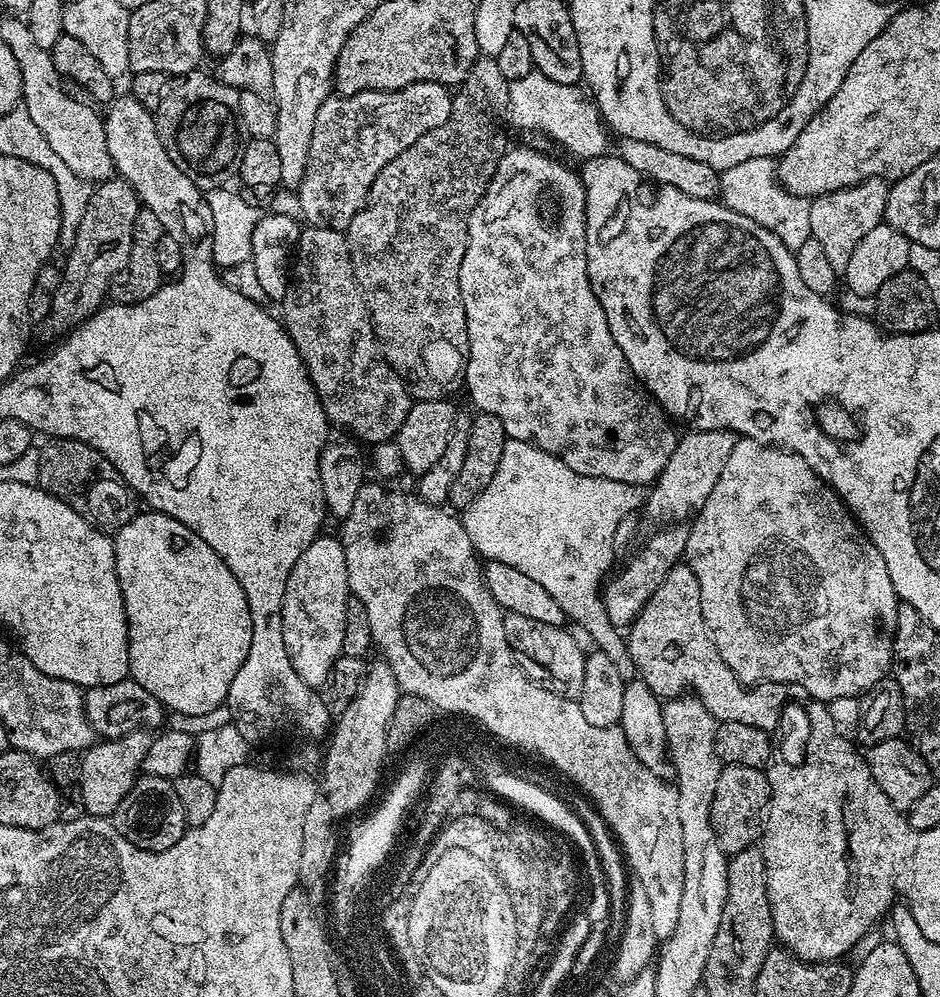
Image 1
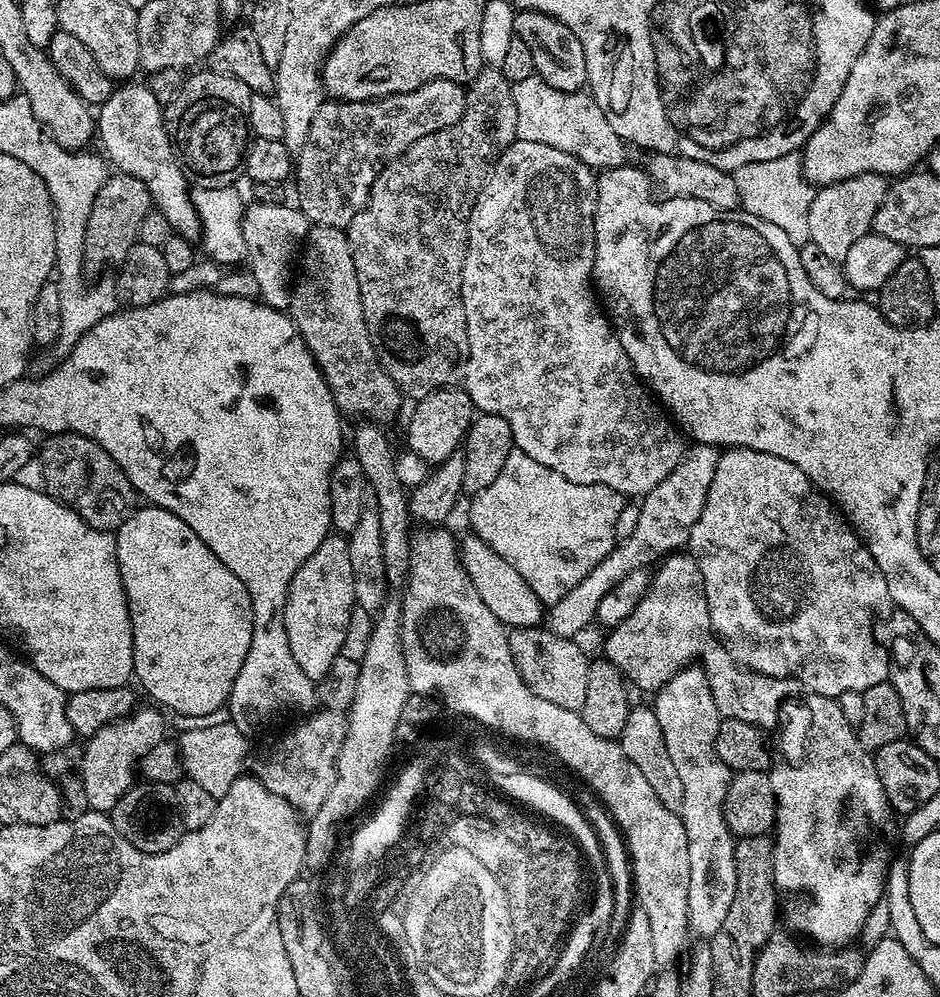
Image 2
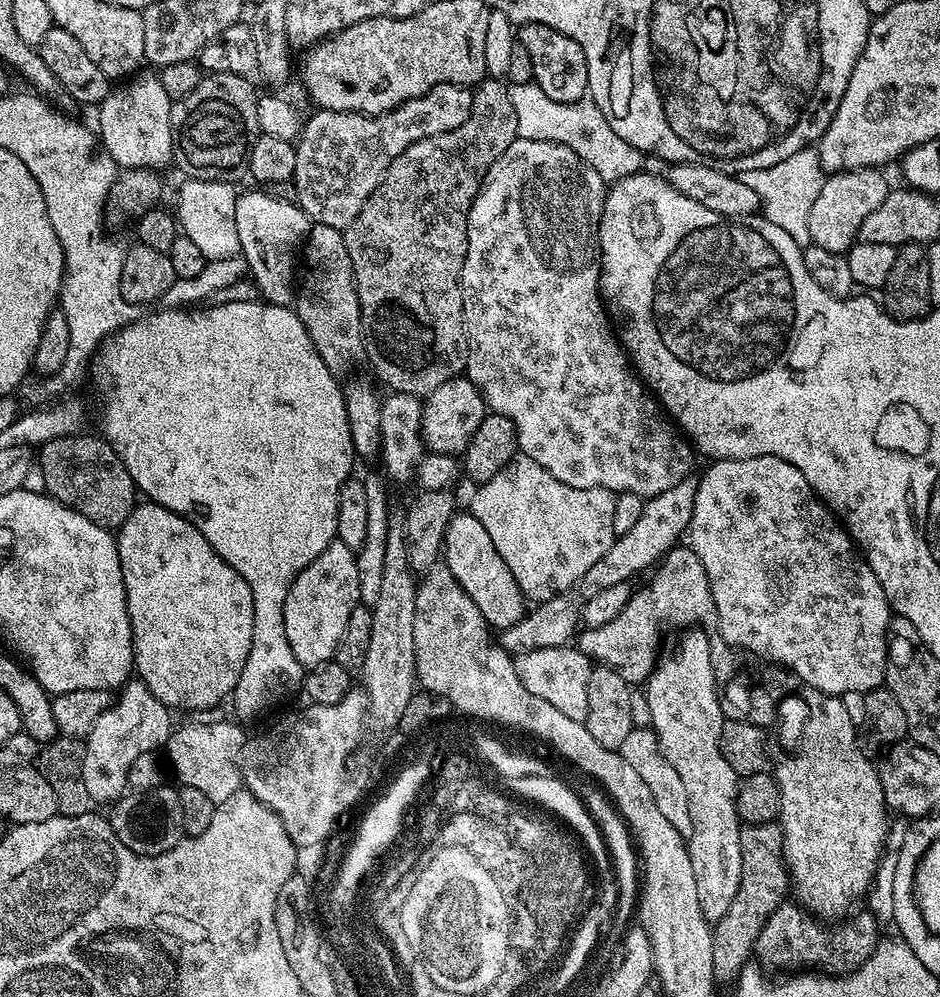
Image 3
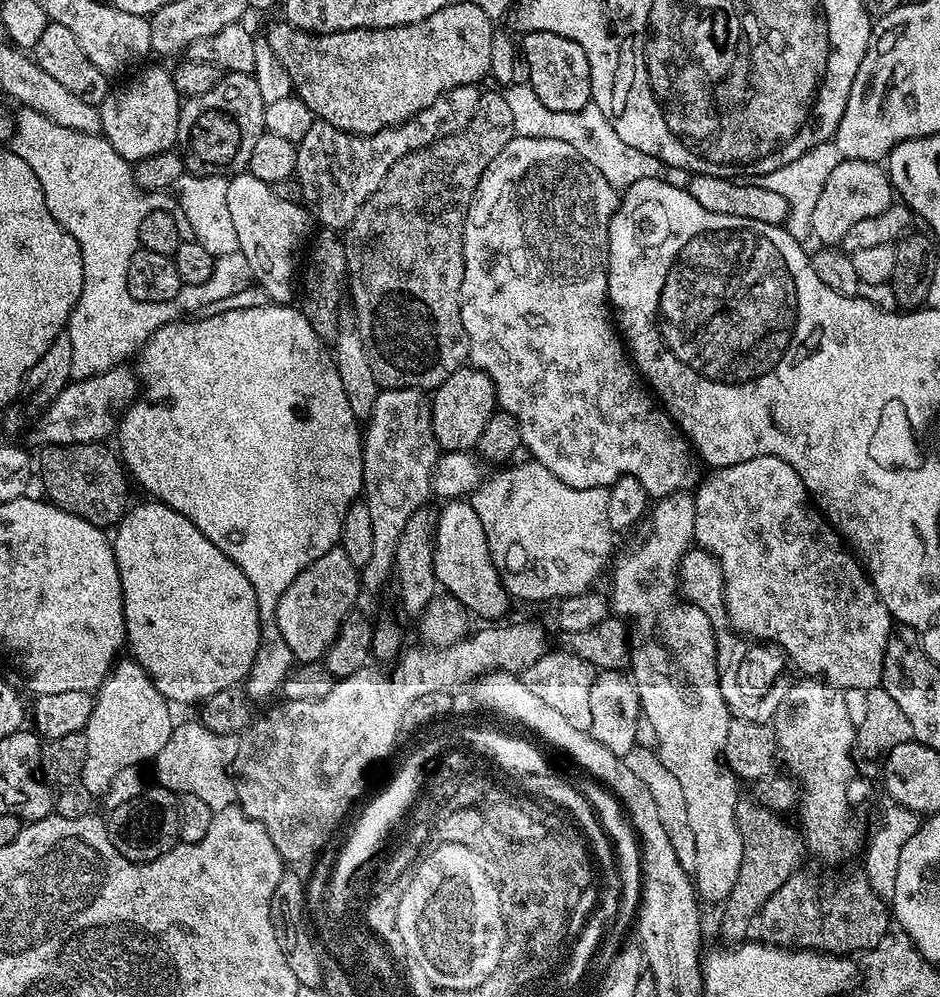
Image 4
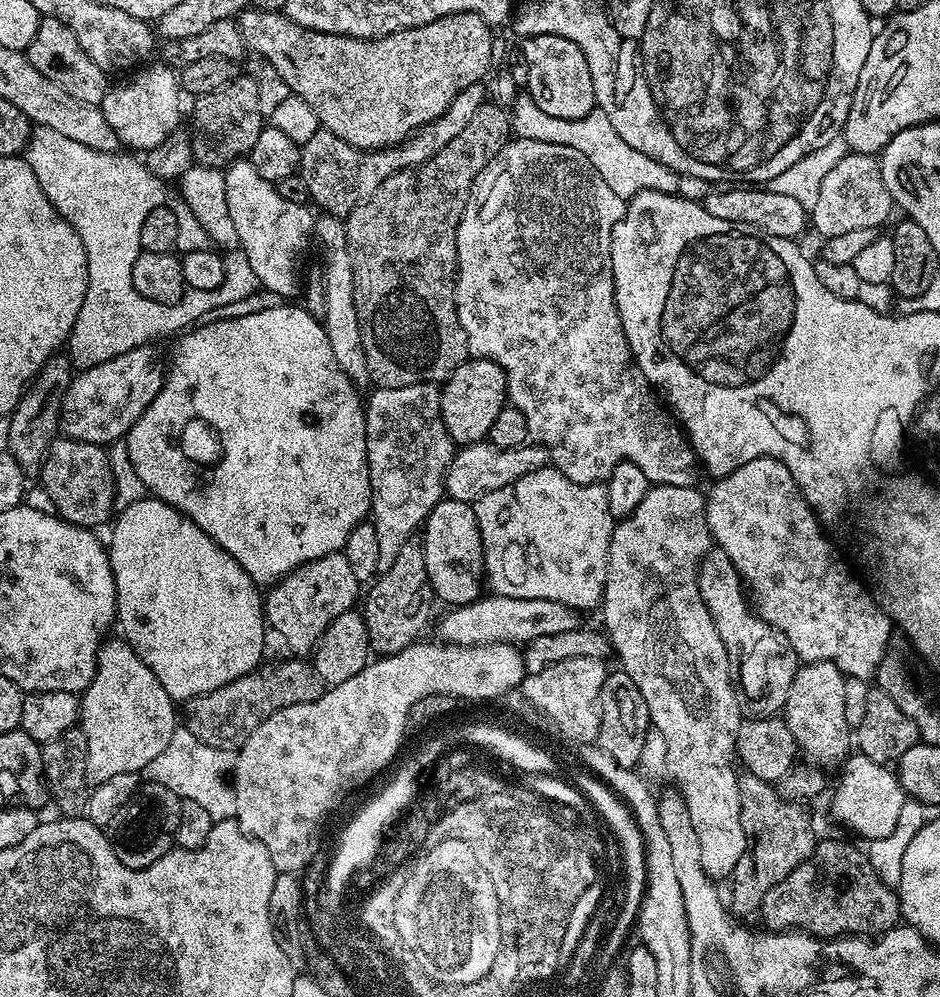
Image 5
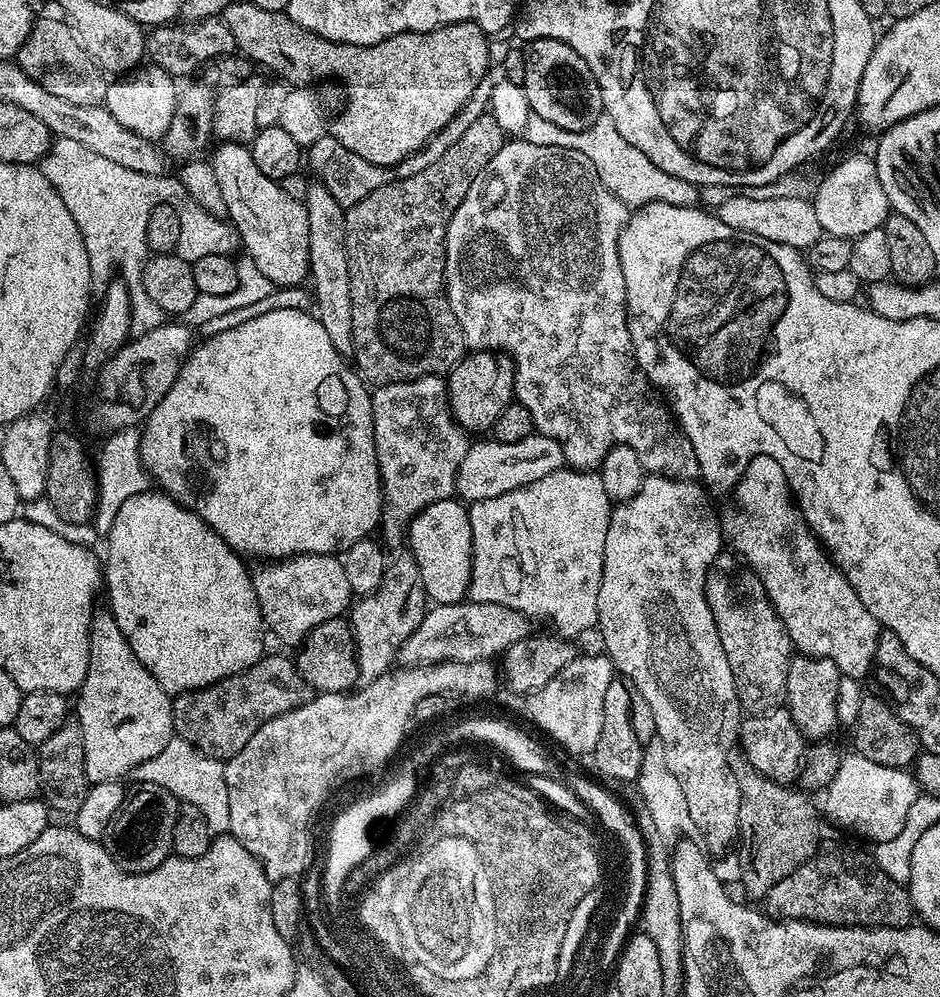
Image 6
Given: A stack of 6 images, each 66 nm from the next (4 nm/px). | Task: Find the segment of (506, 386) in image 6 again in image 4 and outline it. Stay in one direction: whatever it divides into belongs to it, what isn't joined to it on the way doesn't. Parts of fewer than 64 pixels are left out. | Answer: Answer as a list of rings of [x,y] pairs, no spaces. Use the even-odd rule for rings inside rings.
[[[471,366],[454,370],[446,382],[435,388],[430,399],[434,438],[444,452],[471,453],[478,438],[482,438],[482,430],[486,430],[486,422],[490,422],[493,412],[498,408],[494,382],[482,370]]]

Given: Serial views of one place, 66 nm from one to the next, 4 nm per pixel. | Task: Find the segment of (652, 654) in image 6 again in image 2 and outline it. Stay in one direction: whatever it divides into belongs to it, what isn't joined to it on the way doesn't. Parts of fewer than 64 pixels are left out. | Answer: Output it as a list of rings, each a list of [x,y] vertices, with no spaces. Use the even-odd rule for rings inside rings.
[[[685,666],[670,682],[666,682],[655,693],[654,711],[658,726],[662,726],[662,738],[666,738],[666,750],[674,761],[674,770],[682,778],[682,806],[678,813],[682,826],[686,830],[686,842],[690,850],[690,898],[686,898],[688,907],[688,931],[693,937],[711,938],[718,934],[718,926],[726,922],[726,914],[734,902],[736,889],[736,840],[726,826],[724,803],[728,783],[734,775],[732,769],[718,758],[716,735],[722,719],[720,711],[714,706],[714,696],[710,694],[708,679],[704,669],[699,666]]]

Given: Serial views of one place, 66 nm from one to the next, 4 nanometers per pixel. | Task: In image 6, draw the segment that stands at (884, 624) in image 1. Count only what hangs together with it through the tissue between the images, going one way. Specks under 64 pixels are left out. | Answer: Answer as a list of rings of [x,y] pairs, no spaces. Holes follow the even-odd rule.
[[[755,456],[740,475],[734,498],[737,508],[722,520],[727,543],[733,544],[731,547],[735,555],[743,558],[762,582],[770,602],[776,607],[777,618],[786,626],[793,649],[805,656],[828,656],[840,667],[843,675],[867,677],[876,659],[876,643],[882,631],[880,623],[872,617],[870,610],[866,610],[854,586],[850,586],[832,557],[825,552],[824,545],[804,521],[804,515],[792,499],[782,466],[778,466],[778,462],[769,456]]]

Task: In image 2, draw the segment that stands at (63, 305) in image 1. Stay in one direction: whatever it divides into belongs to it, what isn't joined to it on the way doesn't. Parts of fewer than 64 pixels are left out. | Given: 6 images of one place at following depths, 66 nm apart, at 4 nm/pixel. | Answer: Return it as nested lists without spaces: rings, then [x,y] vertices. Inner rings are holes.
[[[125,172],[109,175],[102,190],[98,190],[98,198],[94,198],[94,206],[86,224],[85,261],[96,268],[104,268],[107,264],[123,264],[130,250],[140,239],[142,218],[146,218],[146,214],[153,211],[153,208],[152,195],[146,182]]]

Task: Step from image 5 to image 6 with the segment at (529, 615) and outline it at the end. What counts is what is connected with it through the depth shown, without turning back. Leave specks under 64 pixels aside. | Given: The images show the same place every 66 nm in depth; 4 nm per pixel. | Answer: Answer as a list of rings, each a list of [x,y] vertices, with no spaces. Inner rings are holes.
[[[471,602],[438,604],[425,611],[422,622],[418,622],[418,630],[414,630],[400,648],[399,659],[408,666],[445,664],[447,660],[463,664],[491,661],[514,646],[514,642],[526,638],[530,634],[528,624],[529,617],[506,606]]]

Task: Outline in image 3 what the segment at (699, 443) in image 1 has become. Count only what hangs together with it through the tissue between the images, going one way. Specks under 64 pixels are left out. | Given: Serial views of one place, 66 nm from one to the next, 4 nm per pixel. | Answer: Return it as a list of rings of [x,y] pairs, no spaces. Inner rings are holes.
[[[692,478],[678,482],[678,486],[662,494],[647,497],[642,506],[642,515],[638,517],[638,523],[629,532],[617,536],[612,541],[610,550],[602,554],[602,558],[598,558],[598,562],[594,562],[590,570],[586,570],[586,574],[575,589],[562,592],[549,600],[539,601],[533,607],[536,608],[533,612],[532,609],[525,611],[523,618],[514,622],[514,626],[499,633],[499,647],[504,648],[509,654],[565,647],[581,627],[582,609],[587,597],[598,594],[609,586],[627,584],[633,579],[631,576],[636,576],[639,572],[647,573],[653,565],[663,560],[671,548],[681,543],[682,537],[687,533],[688,523],[692,520],[695,497],[696,480]]]

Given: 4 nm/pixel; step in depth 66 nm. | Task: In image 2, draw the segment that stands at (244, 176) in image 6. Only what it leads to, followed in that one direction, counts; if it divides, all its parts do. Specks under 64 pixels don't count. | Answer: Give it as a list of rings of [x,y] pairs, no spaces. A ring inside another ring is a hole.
[[[249,203],[244,209],[241,222],[242,234],[245,236],[247,267],[258,278],[259,299],[271,308],[287,310],[292,297],[292,283],[294,280],[294,265],[298,260],[298,253],[308,239],[310,221],[304,217],[299,207],[290,206],[291,203],[257,204]]]

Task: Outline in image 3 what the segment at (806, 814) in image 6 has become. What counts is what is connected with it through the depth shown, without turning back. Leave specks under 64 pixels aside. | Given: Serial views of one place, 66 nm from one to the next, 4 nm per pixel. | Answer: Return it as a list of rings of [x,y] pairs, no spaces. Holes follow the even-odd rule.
[[[779,823],[770,824],[744,824],[740,829],[740,845],[742,846],[742,882],[738,886],[738,894],[734,894],[734,902],[726,909],[722,919],[715,921],[712,928],[712,941],[714,942],[714,974],[717,981],[735,981],[744,969],[745,964],[753,959],[756,939],[770,914],[785,899],[784,891],[790,888],[788,867],[784,865],[784,835]]]

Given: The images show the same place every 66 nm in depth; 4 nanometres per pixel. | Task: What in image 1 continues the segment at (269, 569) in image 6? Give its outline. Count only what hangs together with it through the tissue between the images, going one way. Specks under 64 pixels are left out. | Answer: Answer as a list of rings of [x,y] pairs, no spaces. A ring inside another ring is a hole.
[[[321,534],[316,537],[314,542],[310,542],[310,546],[306,546],[306,550],[302,550],[298,562],[294,562],[294,570],[290,570],[290,578],[286,578],[286,594],[282,598],[282,642],[286,642],[286,654],[290,654],[290,662],[294,662],[294,670],[298,670],[298,678],[302,678],[302,682],[306,682],[317,690],[326,682],[334,662],[342,655],[342,634],[346,630],[346,610],[348,609],[349,599],[346,550],[335,535],[327,536],[327,534]]]

